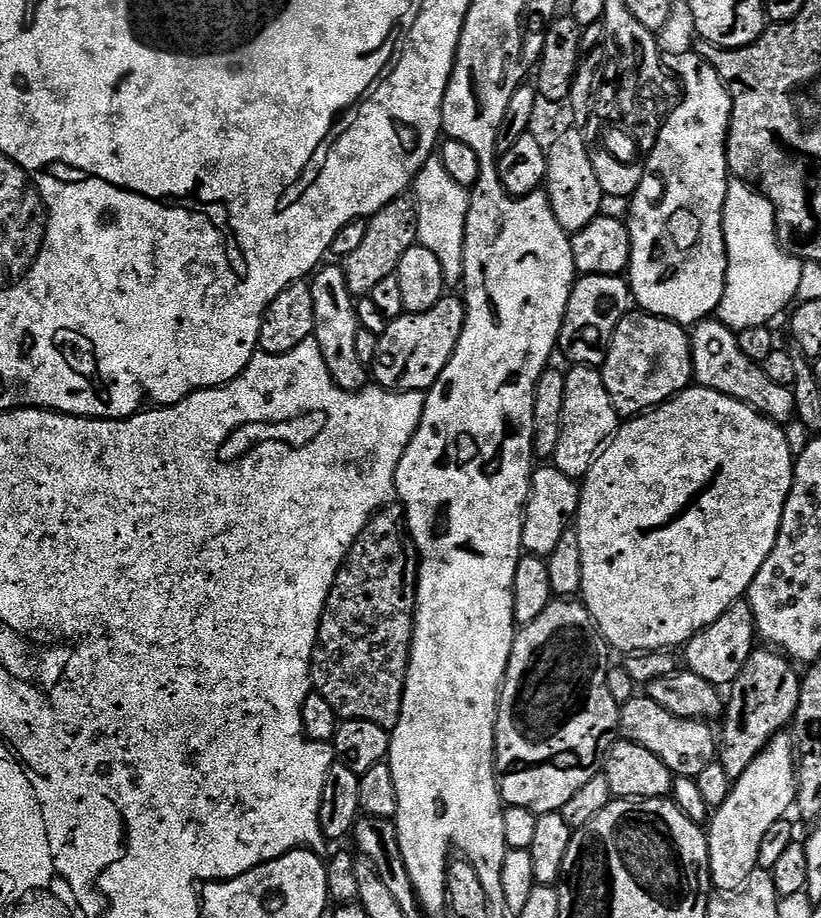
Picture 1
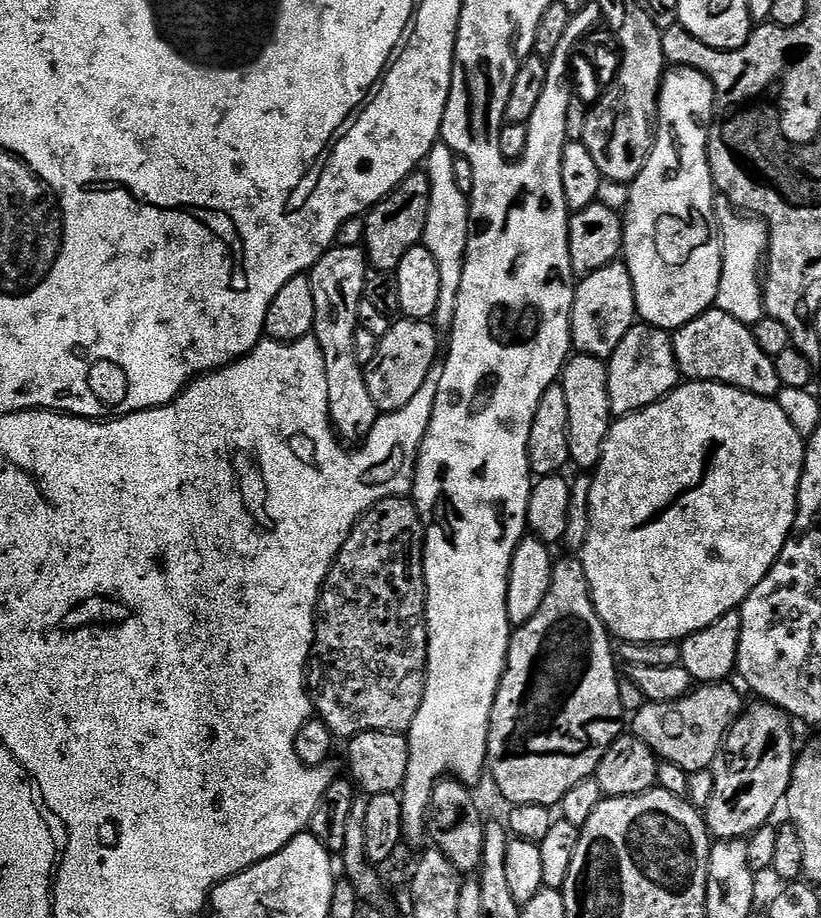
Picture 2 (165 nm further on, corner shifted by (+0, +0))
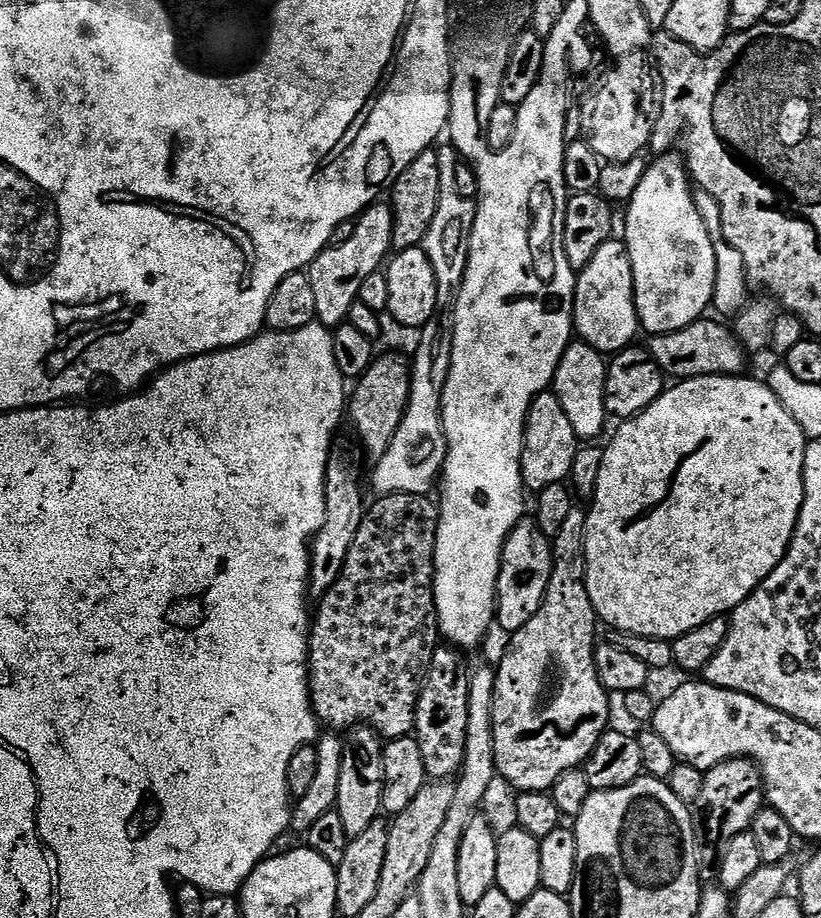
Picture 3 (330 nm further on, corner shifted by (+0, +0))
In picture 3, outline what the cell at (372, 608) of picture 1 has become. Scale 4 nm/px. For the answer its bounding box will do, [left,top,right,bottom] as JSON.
[308,492,441,741]

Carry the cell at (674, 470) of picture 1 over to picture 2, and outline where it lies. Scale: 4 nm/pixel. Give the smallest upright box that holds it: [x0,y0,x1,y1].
[582,382,805,644]

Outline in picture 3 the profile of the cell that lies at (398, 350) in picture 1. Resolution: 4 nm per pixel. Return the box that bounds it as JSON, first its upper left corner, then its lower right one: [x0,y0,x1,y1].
[346,355,412,456]

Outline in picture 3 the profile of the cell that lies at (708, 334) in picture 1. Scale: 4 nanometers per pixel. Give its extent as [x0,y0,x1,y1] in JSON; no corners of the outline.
[647,318,746,381]

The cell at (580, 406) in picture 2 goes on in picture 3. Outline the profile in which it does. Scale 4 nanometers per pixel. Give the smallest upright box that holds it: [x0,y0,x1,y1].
[554,342,610,442]

